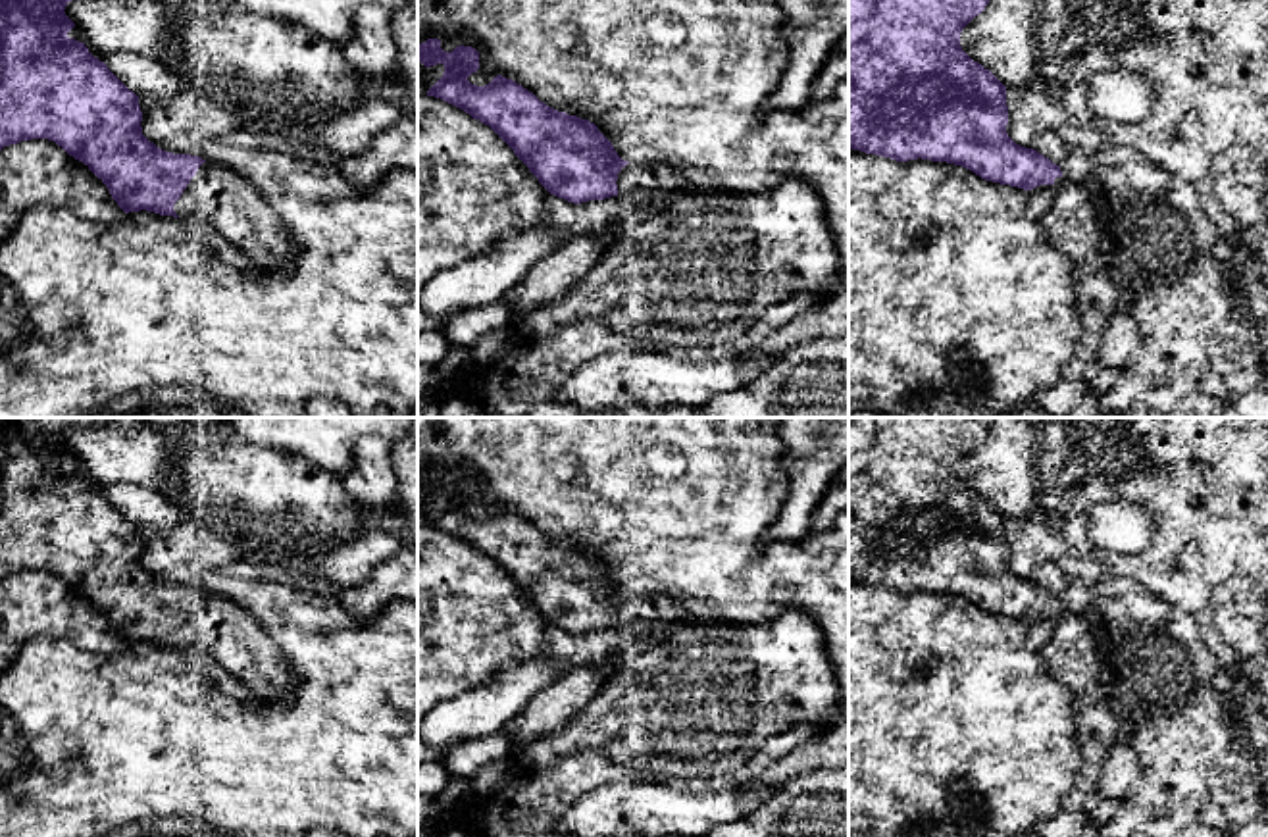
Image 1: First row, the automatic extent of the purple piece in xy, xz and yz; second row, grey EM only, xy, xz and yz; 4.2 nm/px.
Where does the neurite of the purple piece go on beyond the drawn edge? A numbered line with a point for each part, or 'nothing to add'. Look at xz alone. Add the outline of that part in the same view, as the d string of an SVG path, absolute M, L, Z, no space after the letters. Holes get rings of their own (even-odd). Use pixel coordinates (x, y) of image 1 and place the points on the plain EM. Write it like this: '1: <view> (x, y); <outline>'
1: xz (639, 614); M627 595L618 604L618 627L631 631L637 639L650 635L664 625L687 621L691 616L675 600L656 595Z

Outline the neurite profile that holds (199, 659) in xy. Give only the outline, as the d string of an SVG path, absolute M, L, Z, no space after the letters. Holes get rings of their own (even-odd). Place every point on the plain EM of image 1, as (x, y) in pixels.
M187 647L183 648L185 658L189 664L208 681L217 685L221 691L233 695L241 702L248 706L258 706L262 698L250 691L246 685L242 685L237 677L233 677L229 672L225 672L208 650L200 647Z

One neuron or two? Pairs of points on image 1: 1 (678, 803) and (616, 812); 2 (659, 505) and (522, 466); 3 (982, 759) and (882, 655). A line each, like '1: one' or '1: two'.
1: one
2: one
3: one

